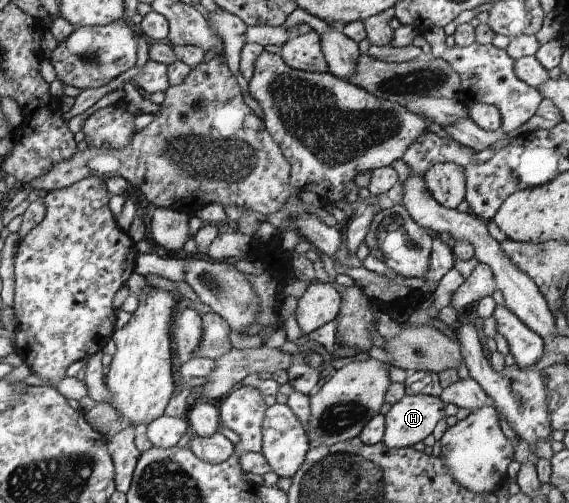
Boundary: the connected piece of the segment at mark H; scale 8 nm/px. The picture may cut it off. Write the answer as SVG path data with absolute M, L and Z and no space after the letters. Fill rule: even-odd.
M428 394L402 396L385 416L381 442L389 448L412 447L433 432L437 422L445 417L446 404L440 397Z

